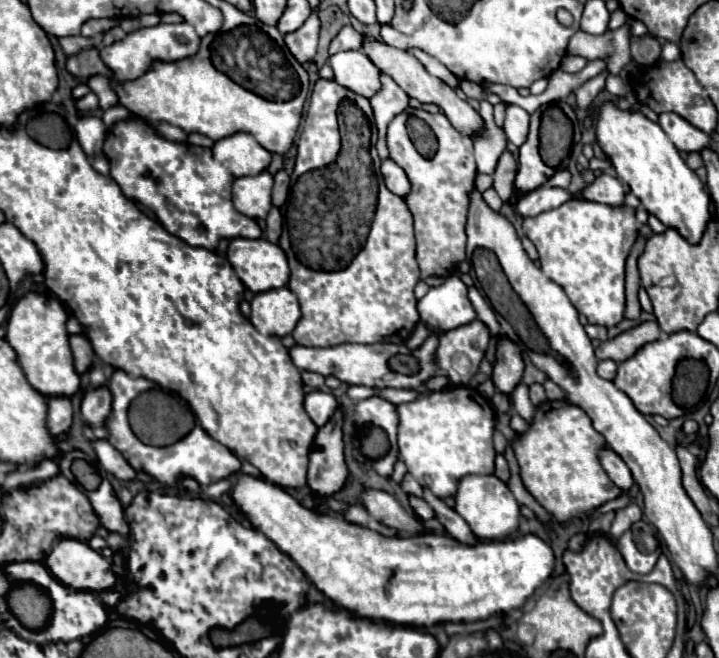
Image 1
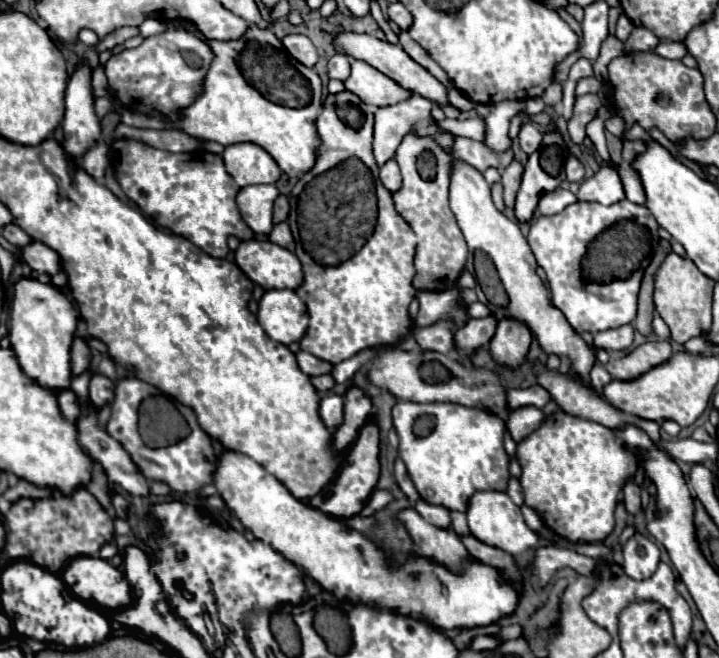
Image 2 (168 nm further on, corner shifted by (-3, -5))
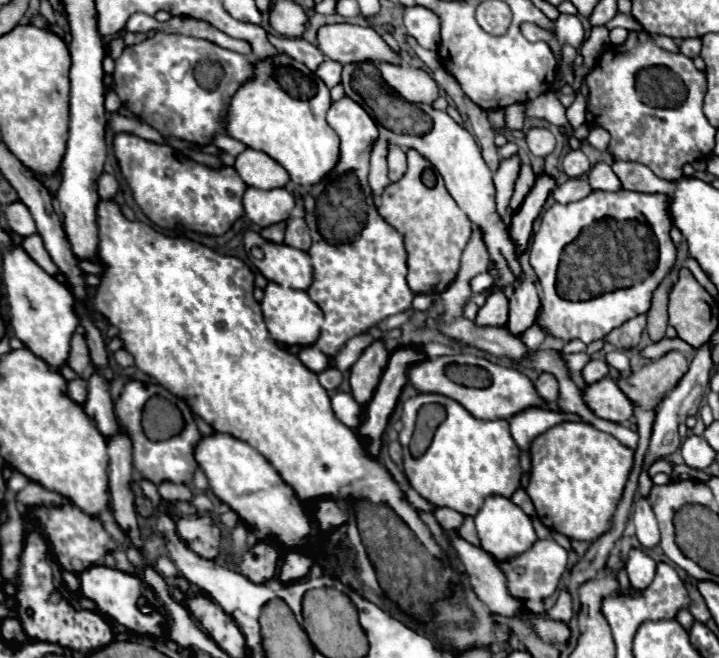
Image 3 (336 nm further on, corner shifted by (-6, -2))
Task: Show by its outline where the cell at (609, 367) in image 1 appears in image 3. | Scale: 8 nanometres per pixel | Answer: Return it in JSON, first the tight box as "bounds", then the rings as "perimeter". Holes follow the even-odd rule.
{"bounds":[582,359,608,385],"perimeter":[[[592,359],[584,365],[582,369],[582,379],[590,385],[590,383],[596,383],[600,379],[604,379],[608,375],[608,365],[606,361],[600,361],[600,359]]]}

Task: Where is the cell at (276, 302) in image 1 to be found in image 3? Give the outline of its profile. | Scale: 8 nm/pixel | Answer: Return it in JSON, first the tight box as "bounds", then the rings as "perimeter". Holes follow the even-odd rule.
{"bounds":[262,283,324,345],"perimeter":[[[268,283],[264,289],[264,299],[262,299],[262,313],[264,313],[264,323],[266,329],[270,331],[272,339],[278,341],[280,345],[314,345],[322,333],[324,325],[324,313],[322,309],[308,297],[306,291],[294,291],[294,289],[284,289],[278,283]]]}

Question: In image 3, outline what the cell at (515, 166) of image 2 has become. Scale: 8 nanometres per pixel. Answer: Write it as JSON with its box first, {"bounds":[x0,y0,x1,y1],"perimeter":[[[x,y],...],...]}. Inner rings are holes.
{"bounds":[510,165,536,211],"perimeter":[[[522,165],[520,177],[518,177],[518,181],[516,181],[516,189],[514,189],[514,195],[512,195],[512,201],[510,201],[510,207],[512,207],[514,211],[522,205],[524,197],[530,193],[530,189],[534,187],[534,183],[536,183],[536,173],[532,171],[530,165]]]}

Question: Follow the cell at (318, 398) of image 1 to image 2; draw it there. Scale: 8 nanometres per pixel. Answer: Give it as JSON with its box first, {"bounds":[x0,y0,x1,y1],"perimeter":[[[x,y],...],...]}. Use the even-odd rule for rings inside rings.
{"bounds":[319,392,343,432],"perimeter":[[[333,392],[325,394],[319,402],[319,416],[323,424],[333,432],[343,420],[343,398]]]}

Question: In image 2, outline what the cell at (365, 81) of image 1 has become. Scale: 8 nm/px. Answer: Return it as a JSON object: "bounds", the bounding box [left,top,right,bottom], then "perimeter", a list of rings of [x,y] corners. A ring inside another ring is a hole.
{"bounds":[343,60,411,106],"perimeter":[[[351,60],[351,74],[343,84],[345,90],[357,94],[371,106],[389,106],[411,96],[411,92],[405,92],[399,84],[393,84],[385,74],[361,60]]]}

